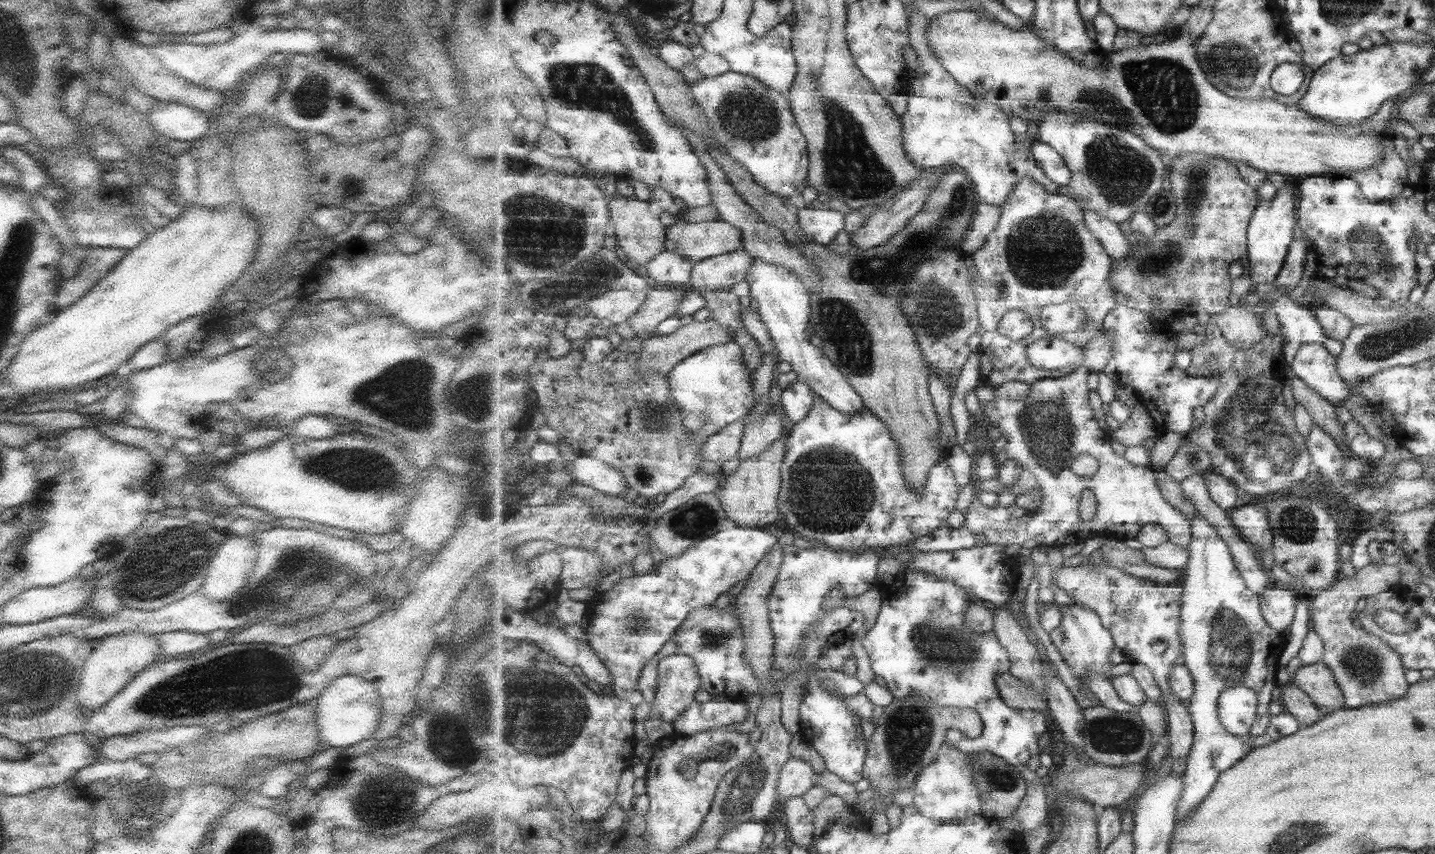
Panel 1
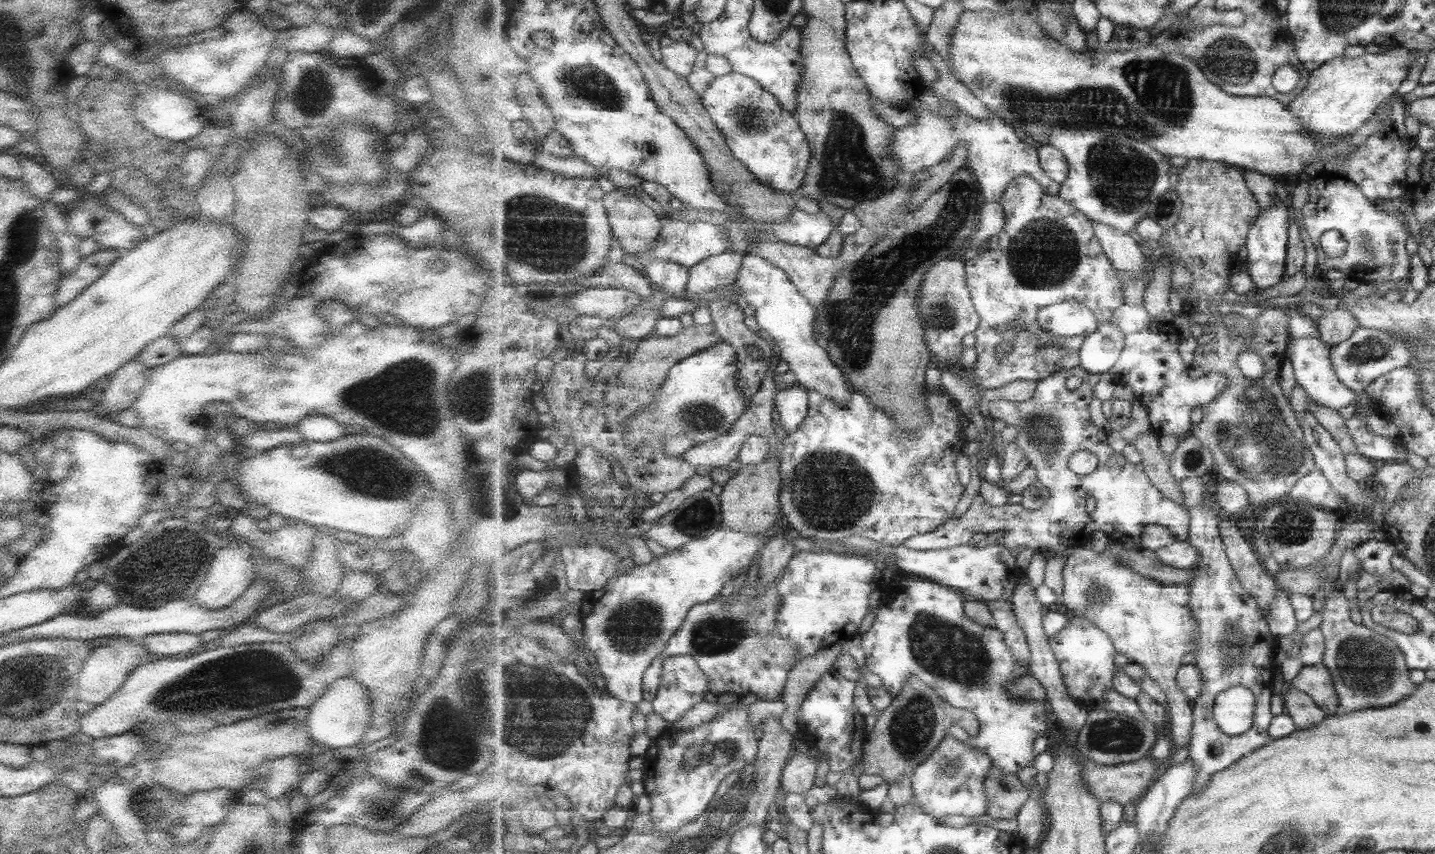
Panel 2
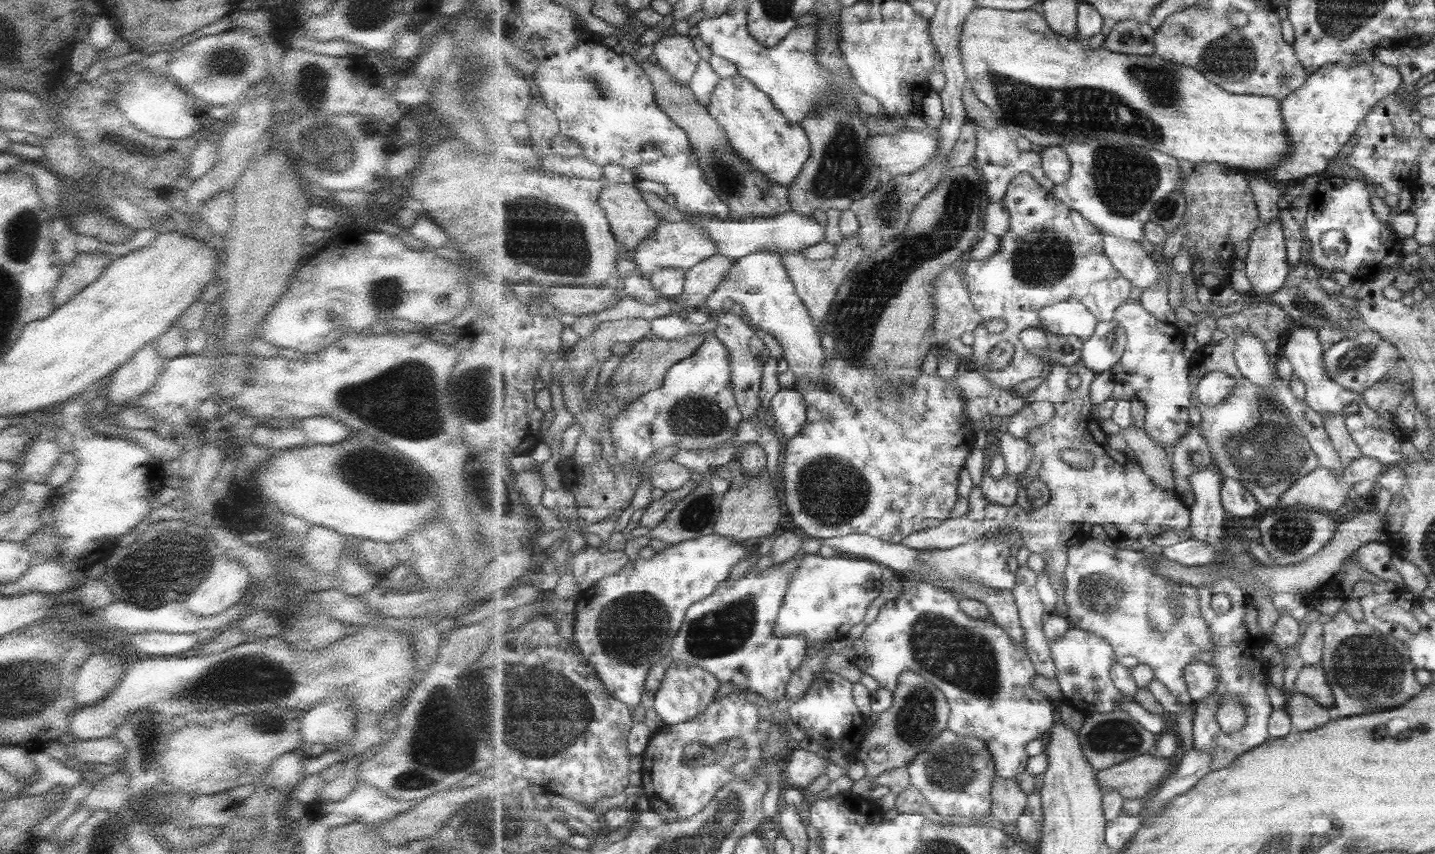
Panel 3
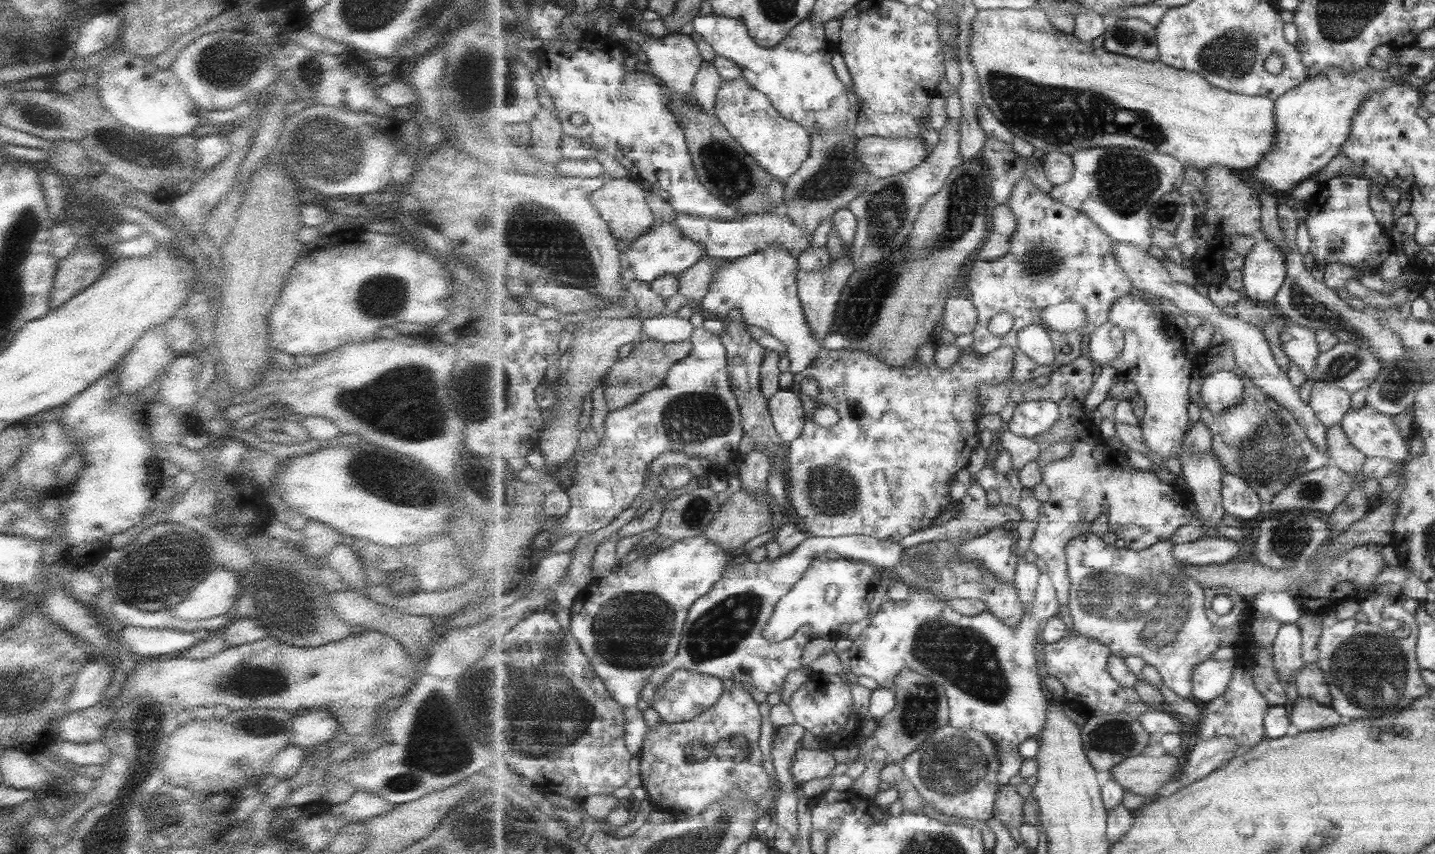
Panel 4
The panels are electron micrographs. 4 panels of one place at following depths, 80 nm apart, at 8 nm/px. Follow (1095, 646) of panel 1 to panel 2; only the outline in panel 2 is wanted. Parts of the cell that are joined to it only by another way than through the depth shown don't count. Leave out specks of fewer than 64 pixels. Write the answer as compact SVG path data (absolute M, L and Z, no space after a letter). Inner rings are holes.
M1069 615L1070 619L1067 626L1061 632L1056 632L1049 638L1053 653L1060 664L1067 690L1077 702L1085 705L1089 710L1106 709L1108 706L1106 706L1104 692L1107 689L1113 689L1113 678L1115 678L1116 670L1118 670L1117 664L1115 664L1117 653L1114 642L1110 634L1107 634L1107 631L1101 630L1094 622L1079 615Z

